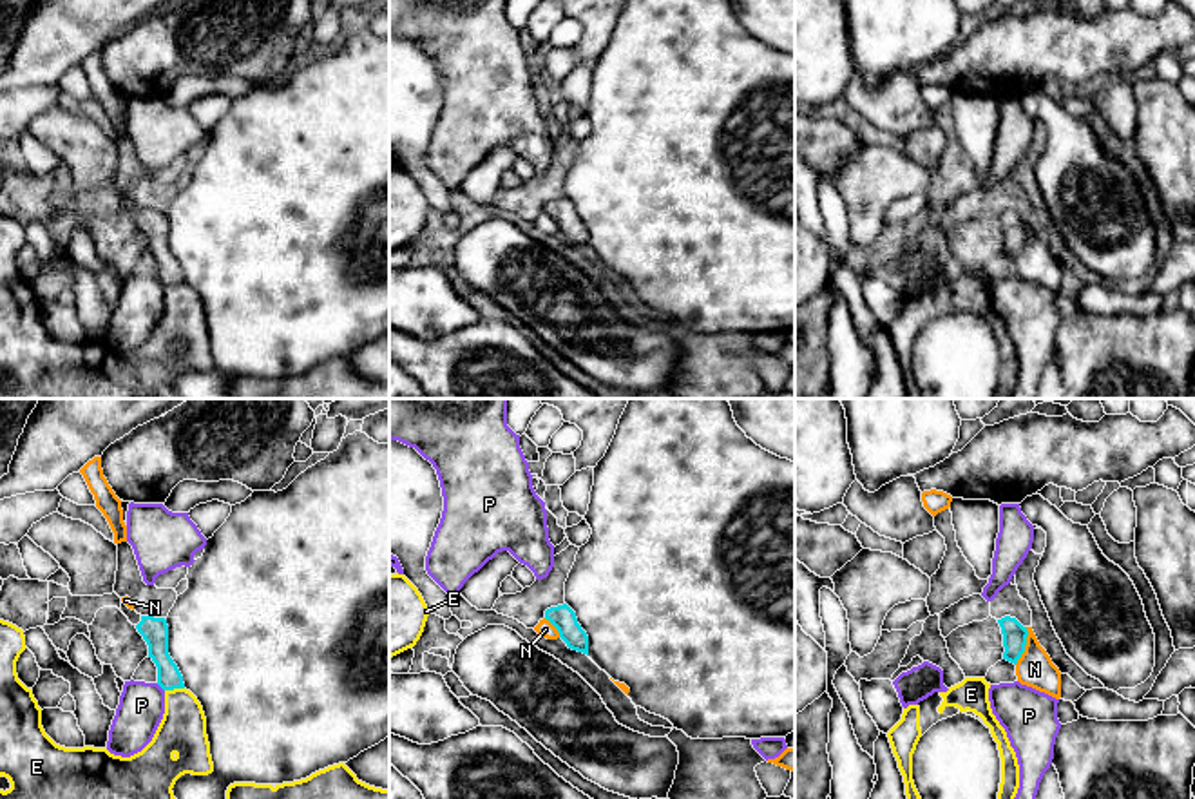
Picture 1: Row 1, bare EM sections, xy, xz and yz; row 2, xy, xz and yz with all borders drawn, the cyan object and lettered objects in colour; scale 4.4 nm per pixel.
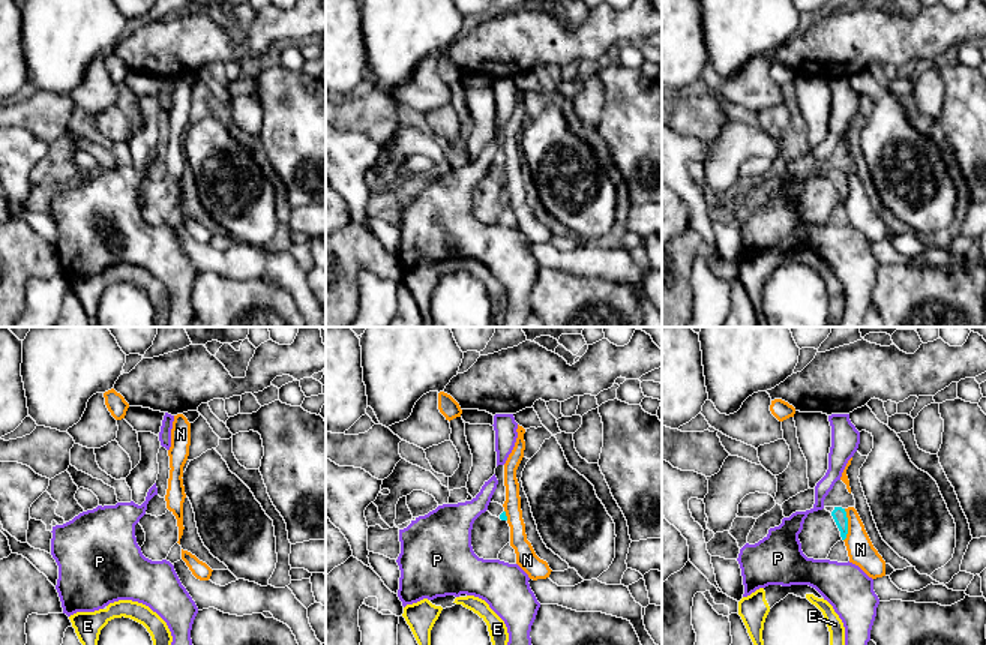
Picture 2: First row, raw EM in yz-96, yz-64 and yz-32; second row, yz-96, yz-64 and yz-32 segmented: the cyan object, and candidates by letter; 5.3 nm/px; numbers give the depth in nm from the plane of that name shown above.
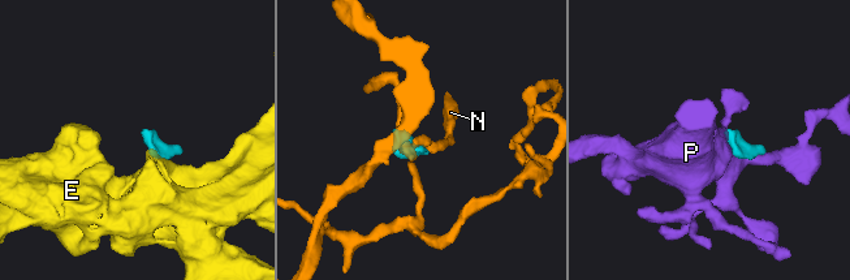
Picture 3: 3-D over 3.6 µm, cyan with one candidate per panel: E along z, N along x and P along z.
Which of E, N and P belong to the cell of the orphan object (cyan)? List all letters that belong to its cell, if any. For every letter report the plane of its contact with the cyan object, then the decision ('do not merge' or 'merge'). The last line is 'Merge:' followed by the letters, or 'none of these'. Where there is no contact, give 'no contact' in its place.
E: meets cyan in xy; do not merge
N: meets cyan in yz; do not merge
P: meets cyan in xy; do not merge
Merge: none of these

